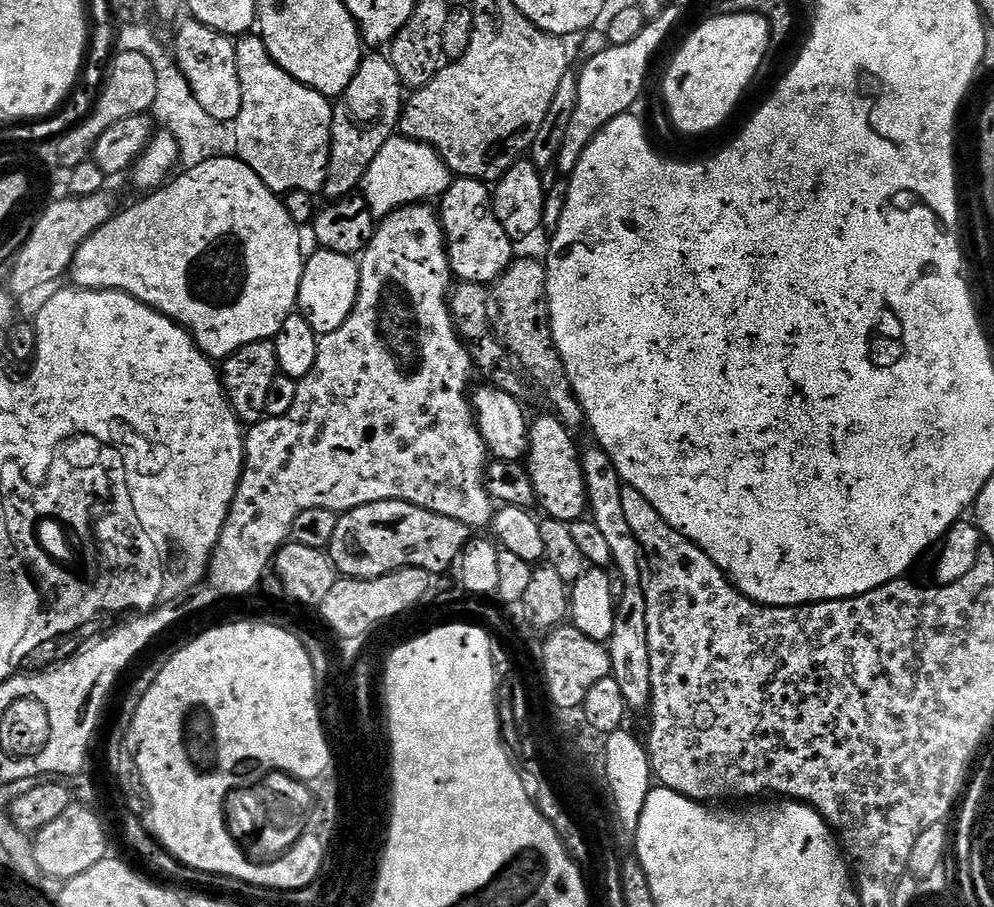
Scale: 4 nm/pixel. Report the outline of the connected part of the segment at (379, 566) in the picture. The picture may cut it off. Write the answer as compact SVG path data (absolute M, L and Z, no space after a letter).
M401 500L374 502L343 513L327 548L337 573L350 580L373 580L400 568L421 568L439 574L453 567L470 539L470 530L454 518L434 514Z

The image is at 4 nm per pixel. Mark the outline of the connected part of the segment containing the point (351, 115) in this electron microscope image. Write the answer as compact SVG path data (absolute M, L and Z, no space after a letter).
M380 52L367 53L360 61L358 73L337 97L331 120L331 158L328 178L322 194L325 199L340 199L351 195L363 183L370 162L395 135L404 105L404 87L391 59Z

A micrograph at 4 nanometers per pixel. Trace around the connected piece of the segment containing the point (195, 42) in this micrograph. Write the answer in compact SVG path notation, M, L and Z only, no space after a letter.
M191 18L185 19L176 30L174 59L189 83L194 98L211 118L235 122L242 110L242 82L238 82L235 43L221 32L215 32L210 26Z

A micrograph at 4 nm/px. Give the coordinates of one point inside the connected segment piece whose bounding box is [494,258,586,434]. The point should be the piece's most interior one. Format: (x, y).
(522, 324)

